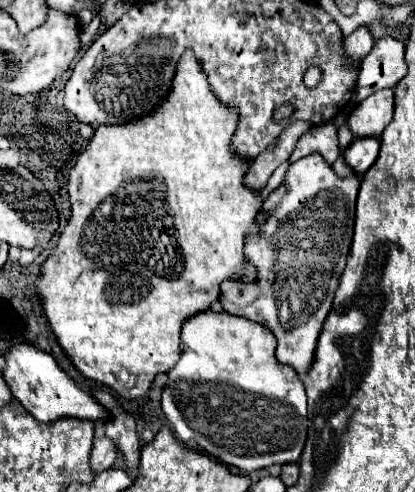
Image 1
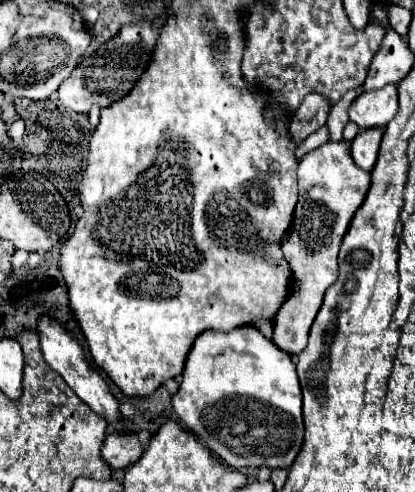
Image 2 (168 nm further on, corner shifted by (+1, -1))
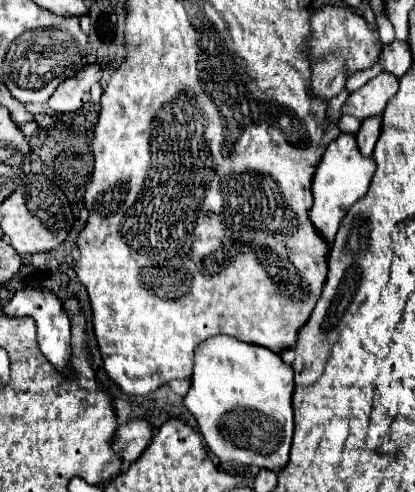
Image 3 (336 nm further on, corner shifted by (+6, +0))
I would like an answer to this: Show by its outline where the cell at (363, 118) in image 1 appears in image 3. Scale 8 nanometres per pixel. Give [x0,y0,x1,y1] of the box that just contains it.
[341,70,399,120]

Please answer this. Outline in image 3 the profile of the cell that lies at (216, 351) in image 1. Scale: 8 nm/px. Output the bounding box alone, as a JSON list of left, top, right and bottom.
[185,336,293,470]

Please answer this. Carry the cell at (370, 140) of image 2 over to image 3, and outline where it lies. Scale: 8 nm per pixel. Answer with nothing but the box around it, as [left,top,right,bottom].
[357,116,381,156]

